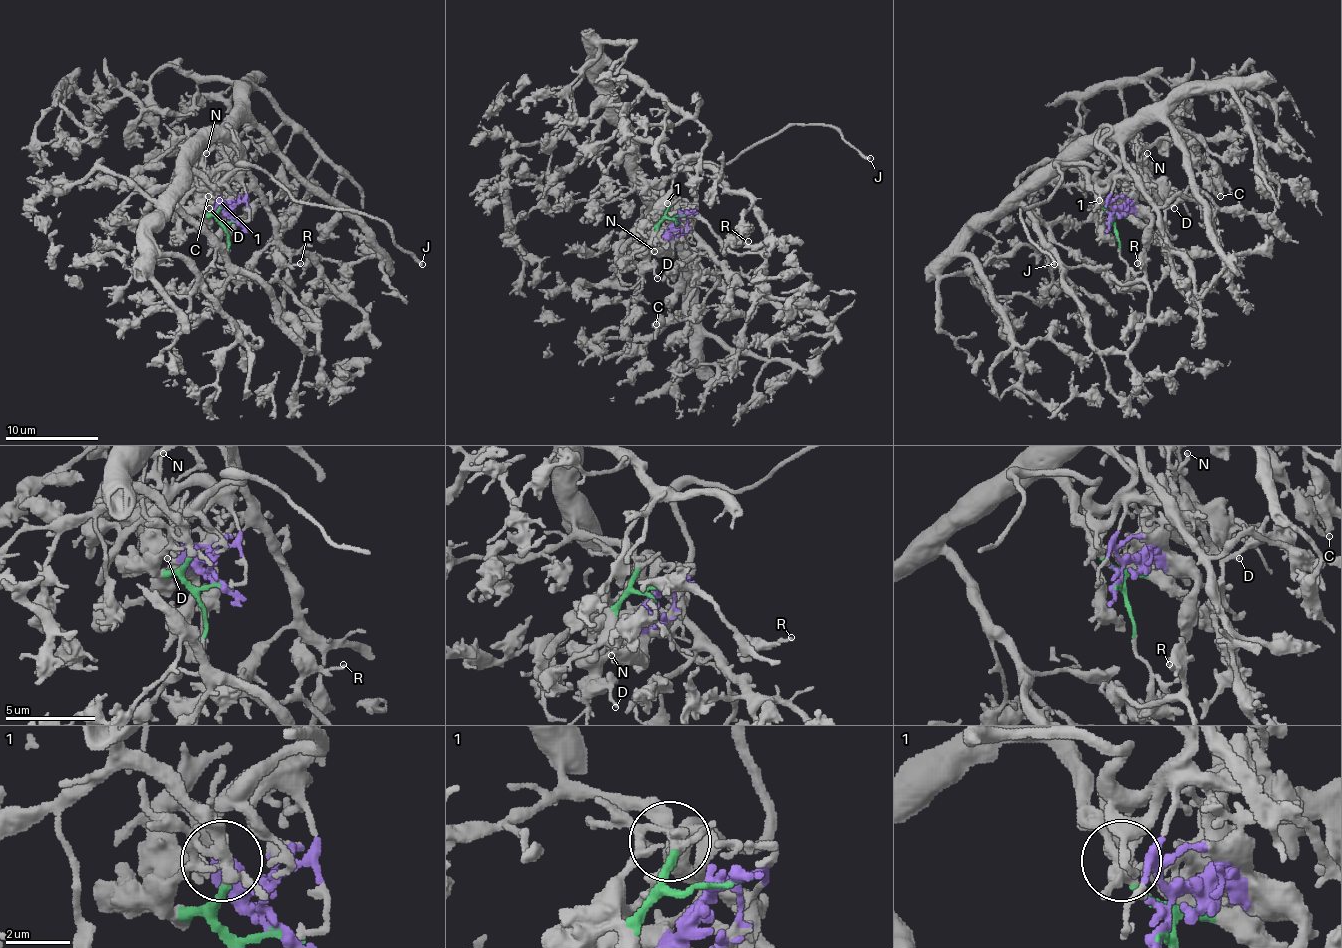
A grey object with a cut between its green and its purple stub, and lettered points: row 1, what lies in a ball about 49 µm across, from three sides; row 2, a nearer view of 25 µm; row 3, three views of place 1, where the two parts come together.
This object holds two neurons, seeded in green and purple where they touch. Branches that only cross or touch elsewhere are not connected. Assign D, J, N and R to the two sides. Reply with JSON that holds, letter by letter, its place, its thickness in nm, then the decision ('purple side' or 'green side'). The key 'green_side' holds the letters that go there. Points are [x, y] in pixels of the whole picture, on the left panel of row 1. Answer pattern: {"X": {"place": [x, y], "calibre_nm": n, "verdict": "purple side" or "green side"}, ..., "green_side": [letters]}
{"D": {"place": [209, 208], "calibre_nm": 200, "verdict": "purple side"}, "J": {"place": [422, 264], "calibre_nm": 240, "verdict": "purple side"}, "N": {"place": [206, 153], "calibre_nm": 190, "verdict": "purple side"}, "R": {"place": [300, 263], "calibre_nm": 180, "verdict": "green side"}, "green_side": ["R"]}

